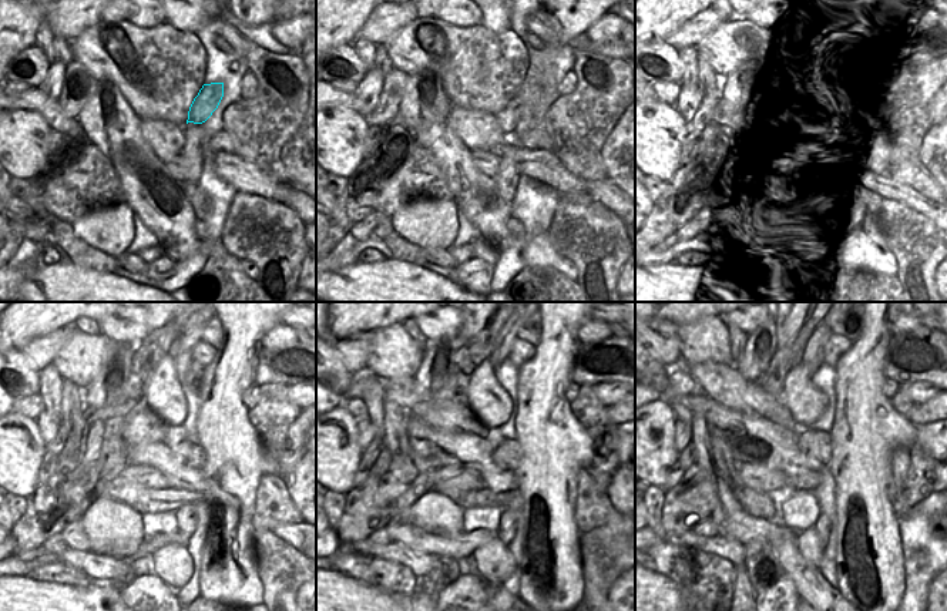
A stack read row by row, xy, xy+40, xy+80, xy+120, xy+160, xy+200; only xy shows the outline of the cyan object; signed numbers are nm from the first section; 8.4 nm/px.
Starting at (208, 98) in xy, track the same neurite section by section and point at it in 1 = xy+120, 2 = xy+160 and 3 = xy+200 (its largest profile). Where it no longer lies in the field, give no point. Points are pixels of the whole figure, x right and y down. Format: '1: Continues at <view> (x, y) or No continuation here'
1: Continues at xy+120 (175, 435)
2: Continues at xy+160 (493, 436)
3: Continues at xy+200 (806, 442)

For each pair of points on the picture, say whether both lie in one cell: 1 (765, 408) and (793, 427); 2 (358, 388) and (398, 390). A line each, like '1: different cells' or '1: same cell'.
1: different cells
2: different cells

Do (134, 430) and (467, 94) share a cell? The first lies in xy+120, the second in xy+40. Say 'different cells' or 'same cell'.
different cells

